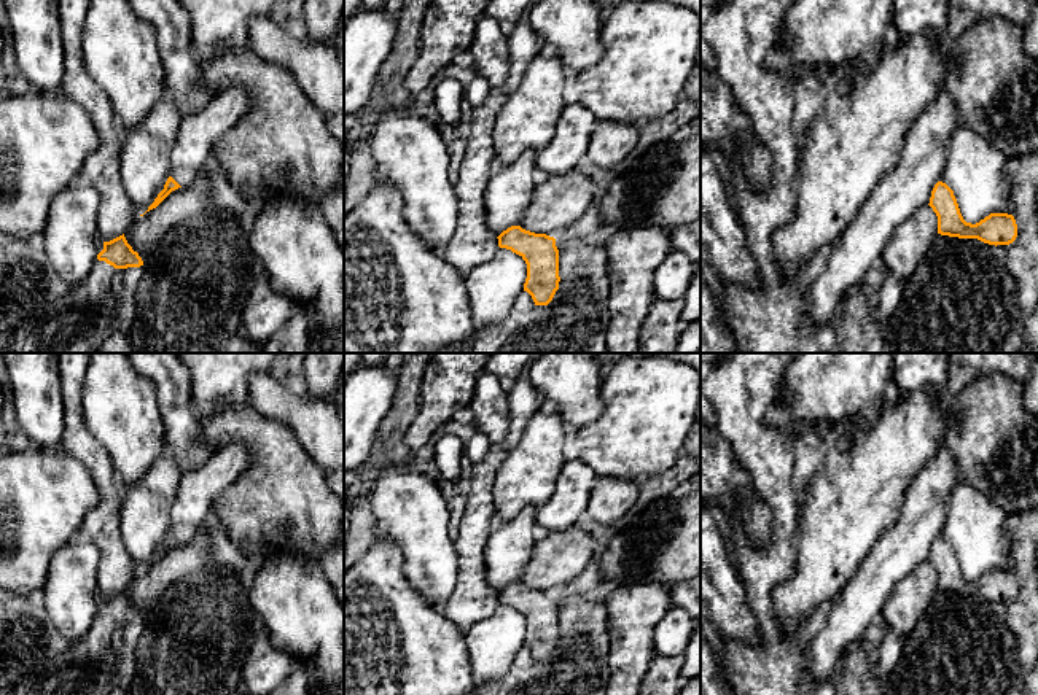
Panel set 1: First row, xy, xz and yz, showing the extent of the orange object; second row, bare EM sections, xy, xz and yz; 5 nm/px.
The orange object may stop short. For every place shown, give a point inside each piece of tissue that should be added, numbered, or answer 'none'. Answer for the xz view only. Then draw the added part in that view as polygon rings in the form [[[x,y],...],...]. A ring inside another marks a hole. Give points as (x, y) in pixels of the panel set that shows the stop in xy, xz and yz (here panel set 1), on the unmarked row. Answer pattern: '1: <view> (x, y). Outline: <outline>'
none

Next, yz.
none

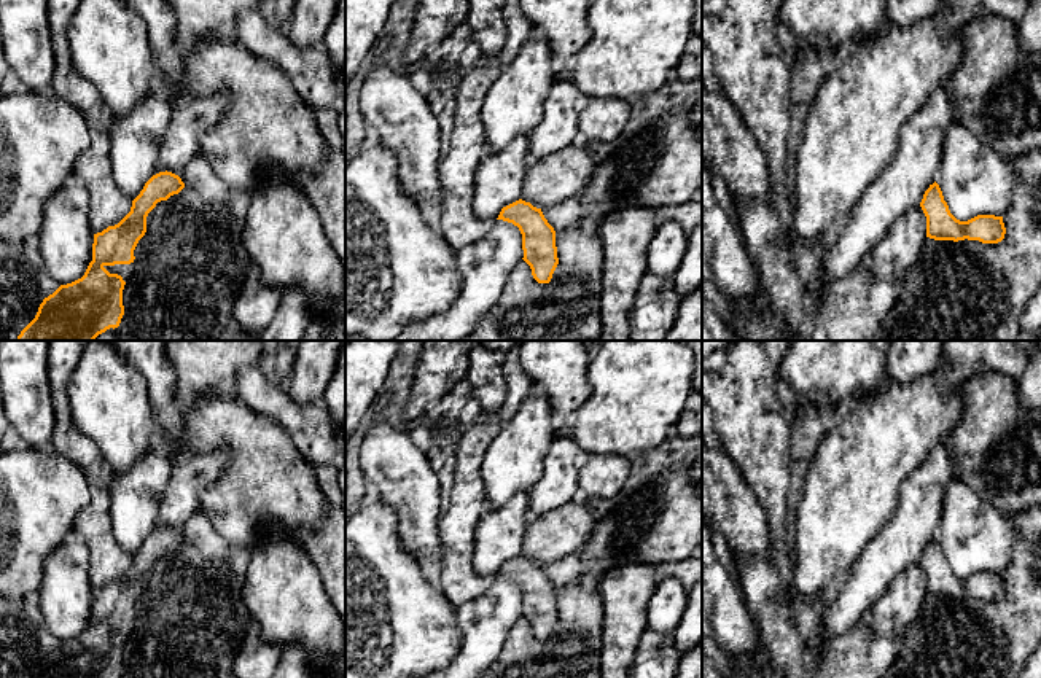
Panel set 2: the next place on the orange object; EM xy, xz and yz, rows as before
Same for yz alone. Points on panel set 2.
none

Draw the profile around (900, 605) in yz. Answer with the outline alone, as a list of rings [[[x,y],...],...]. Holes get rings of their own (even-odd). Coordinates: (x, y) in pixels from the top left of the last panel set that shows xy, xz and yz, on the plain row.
[[[914,563],[896,576],[869,611],[871,630],[899,640],[904,629],[918,616],[926,594],[926,573]]]

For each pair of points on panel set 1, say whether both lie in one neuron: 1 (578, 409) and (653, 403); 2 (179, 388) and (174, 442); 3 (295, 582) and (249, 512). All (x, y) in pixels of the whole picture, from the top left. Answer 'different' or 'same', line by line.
1: different
2: same
3: different

